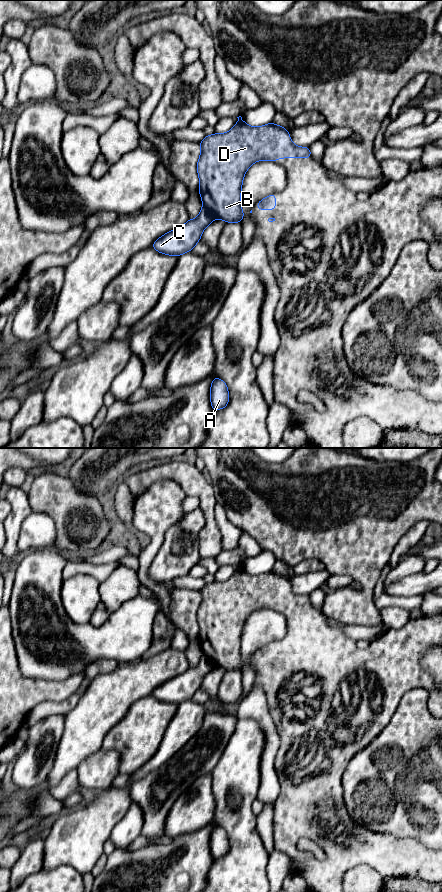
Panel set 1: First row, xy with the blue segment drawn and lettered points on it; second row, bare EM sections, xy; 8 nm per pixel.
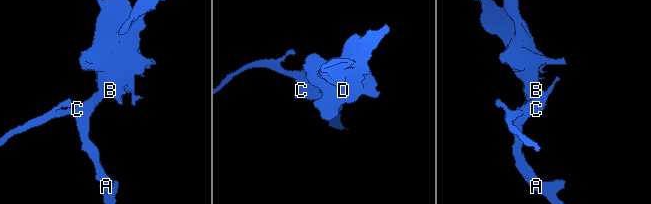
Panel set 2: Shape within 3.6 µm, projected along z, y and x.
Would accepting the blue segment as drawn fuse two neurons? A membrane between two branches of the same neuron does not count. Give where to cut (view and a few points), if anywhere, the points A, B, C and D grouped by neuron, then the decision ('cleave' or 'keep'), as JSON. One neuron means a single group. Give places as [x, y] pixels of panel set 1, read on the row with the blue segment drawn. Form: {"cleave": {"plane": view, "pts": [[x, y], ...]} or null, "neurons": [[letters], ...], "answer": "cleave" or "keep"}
{"cleave": {"plane": "xy", "pts": [[203, 207], [207, 208], [215, 217]]}, "neurons": [["A", "C"], ["B", "D"]], "answer": "cleave"}

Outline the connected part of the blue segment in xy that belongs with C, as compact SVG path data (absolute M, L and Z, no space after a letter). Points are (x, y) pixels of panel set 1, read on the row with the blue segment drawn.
M203 207L196 219L189 219L184 225L164 234L151 247L157 252L176 257L192 251L200 241L203 230L214 219L213 213Z

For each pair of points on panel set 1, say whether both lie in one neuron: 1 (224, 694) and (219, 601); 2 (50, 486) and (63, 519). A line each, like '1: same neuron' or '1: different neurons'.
1: different neurons
2: same neuron

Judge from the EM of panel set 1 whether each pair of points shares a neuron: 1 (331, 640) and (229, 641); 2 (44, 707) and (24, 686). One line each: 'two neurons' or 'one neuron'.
1: one neuron
2: two neurons

